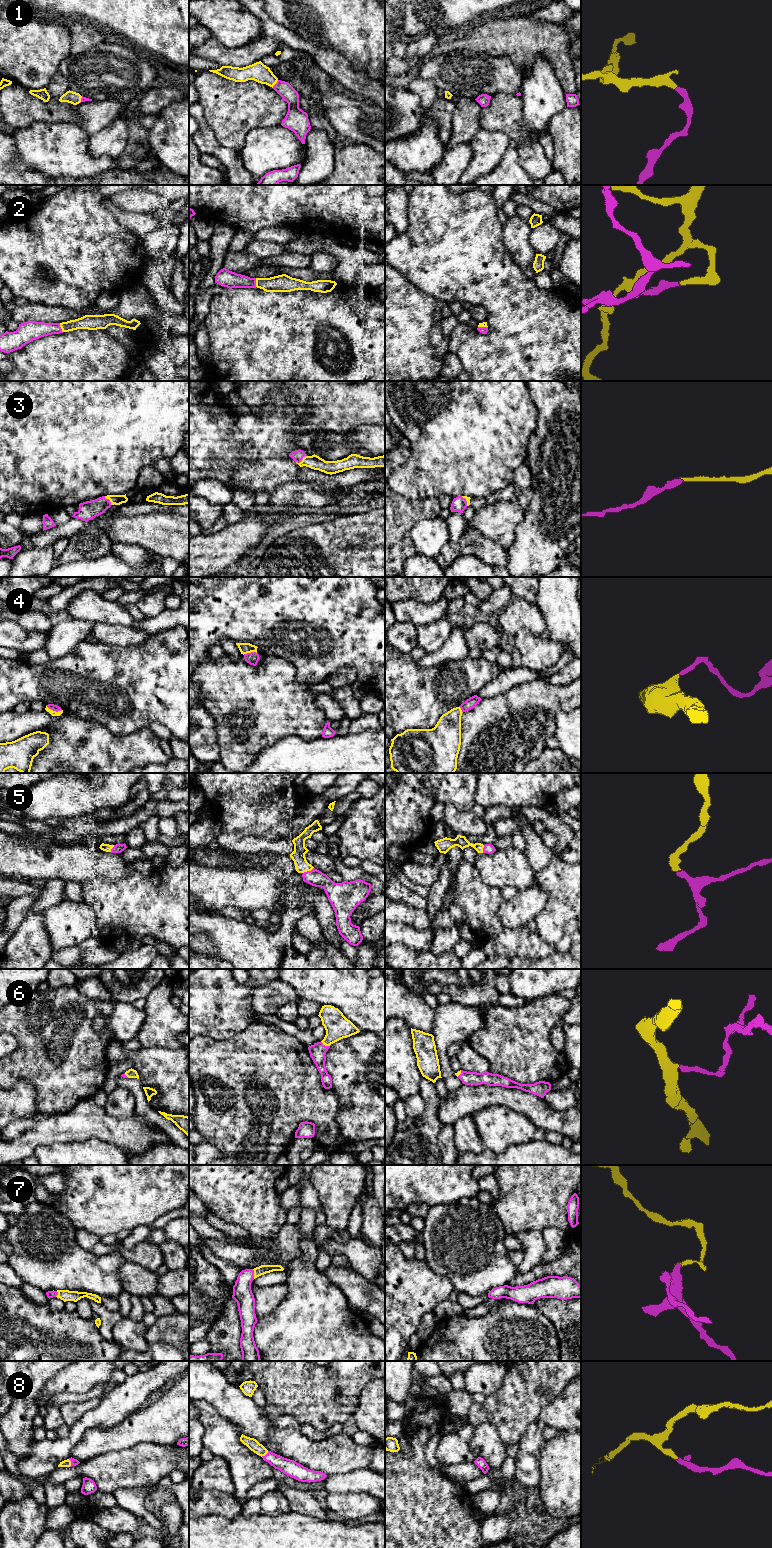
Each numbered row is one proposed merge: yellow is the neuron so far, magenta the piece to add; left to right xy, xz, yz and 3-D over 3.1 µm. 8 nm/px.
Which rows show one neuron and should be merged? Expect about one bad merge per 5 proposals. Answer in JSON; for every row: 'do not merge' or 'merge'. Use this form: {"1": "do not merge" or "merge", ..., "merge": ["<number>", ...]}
{"1": "merge", "2": "merge", "3": "merge", "4": "merge", "5": "merge", "6": "merge", "7": "merge", "8": "merge", "merge": ["1", "2", "3", "4", "5", "6", "7", "8"]}

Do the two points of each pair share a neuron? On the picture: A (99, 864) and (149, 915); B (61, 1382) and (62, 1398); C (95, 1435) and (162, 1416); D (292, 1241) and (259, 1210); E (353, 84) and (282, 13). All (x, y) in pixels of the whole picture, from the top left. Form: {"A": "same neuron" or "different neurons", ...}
{"A": "different neurons", "B": "different neurons", "C": "same neuron", "D": "different neurons", "E": "different neurons"}

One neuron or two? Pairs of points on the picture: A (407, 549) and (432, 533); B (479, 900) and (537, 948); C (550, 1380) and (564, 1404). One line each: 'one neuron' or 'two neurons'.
A: two neurons
B: one neuron
C: two neurons

